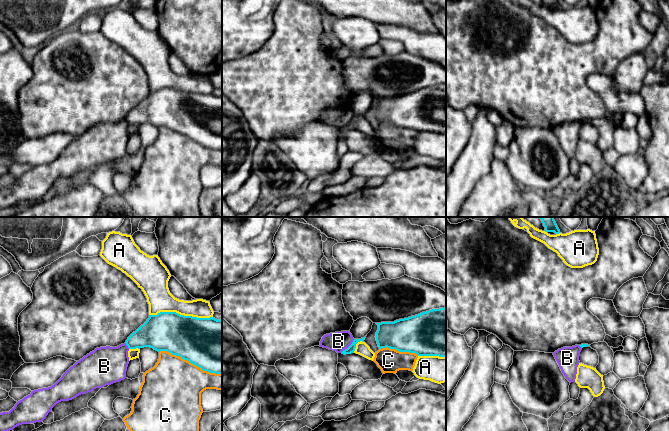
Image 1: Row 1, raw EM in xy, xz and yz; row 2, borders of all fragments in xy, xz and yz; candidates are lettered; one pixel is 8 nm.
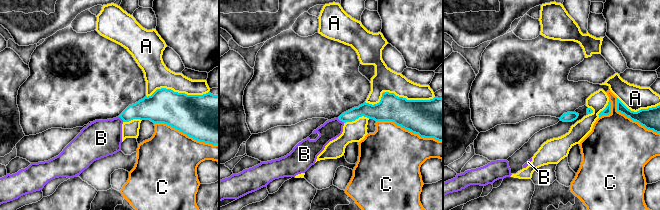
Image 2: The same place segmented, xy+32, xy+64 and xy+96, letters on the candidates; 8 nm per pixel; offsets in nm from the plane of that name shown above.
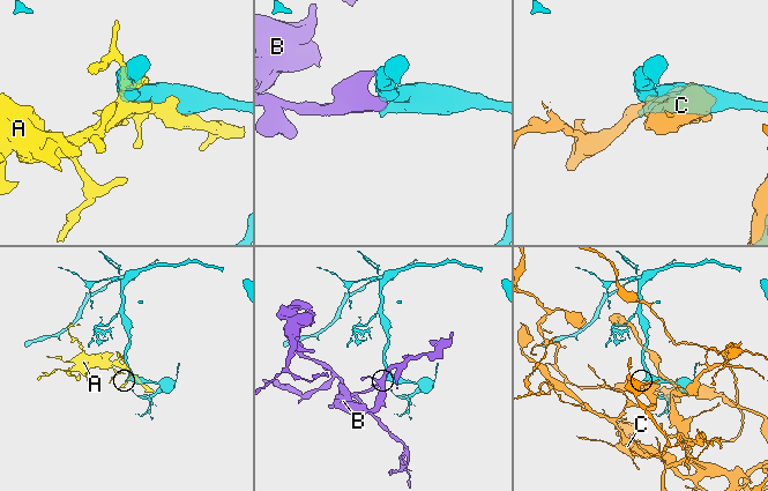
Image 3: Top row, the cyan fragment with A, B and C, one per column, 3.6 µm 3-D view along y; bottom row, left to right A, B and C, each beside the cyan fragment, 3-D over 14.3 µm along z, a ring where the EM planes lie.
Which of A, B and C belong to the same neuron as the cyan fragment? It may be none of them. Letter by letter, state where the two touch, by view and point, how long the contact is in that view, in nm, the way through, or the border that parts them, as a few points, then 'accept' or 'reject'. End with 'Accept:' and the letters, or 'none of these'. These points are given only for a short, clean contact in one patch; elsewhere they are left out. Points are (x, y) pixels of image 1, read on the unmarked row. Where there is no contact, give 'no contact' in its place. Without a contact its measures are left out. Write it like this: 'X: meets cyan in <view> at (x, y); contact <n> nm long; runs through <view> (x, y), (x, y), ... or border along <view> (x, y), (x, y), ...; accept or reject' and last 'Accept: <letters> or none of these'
A: meets cyan in xy at (181, 91); contact 500 nm long; reject
B: meets cyan in xz at (348, 123); contact 160 nm long; border along xz (354, 115), (340, 128); reject
C: meets cyan in xy at (190, 138); contact 550 nm long; reject
Accept: none of these

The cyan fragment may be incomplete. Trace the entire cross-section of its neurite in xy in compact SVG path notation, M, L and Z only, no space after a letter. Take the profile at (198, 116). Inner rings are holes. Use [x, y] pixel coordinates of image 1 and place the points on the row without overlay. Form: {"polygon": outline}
{"polygon": "M160 88L157 91L149 91L147 97L132 109L125 119L129 125L150 123L158 128L167 127L189 137L203 147L222 150L222 95Z"}

